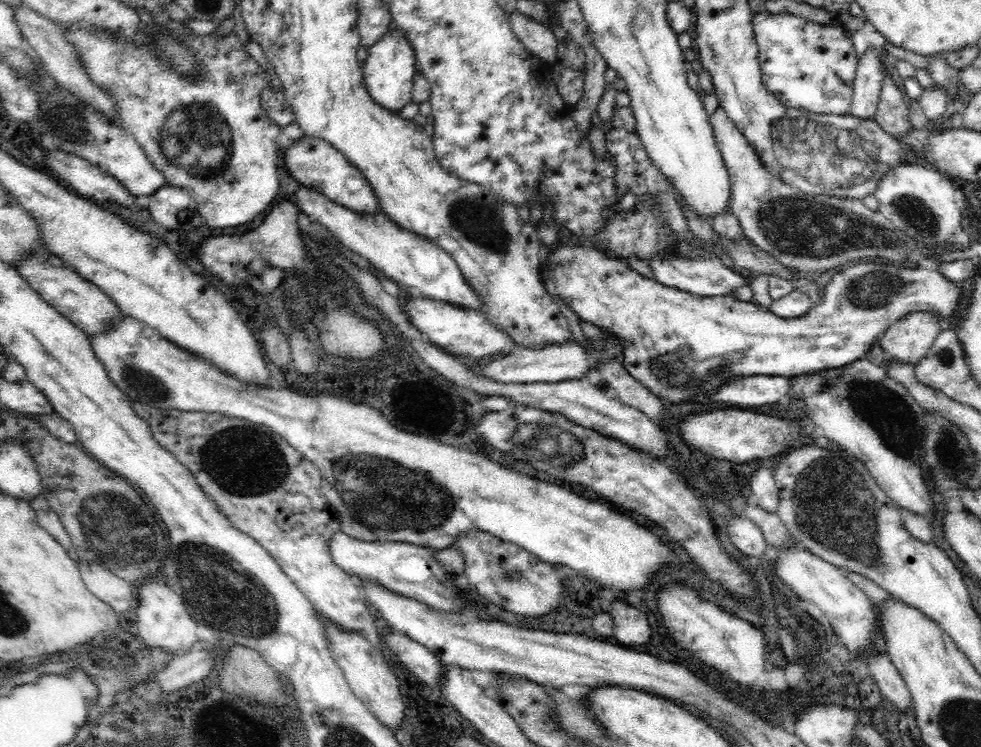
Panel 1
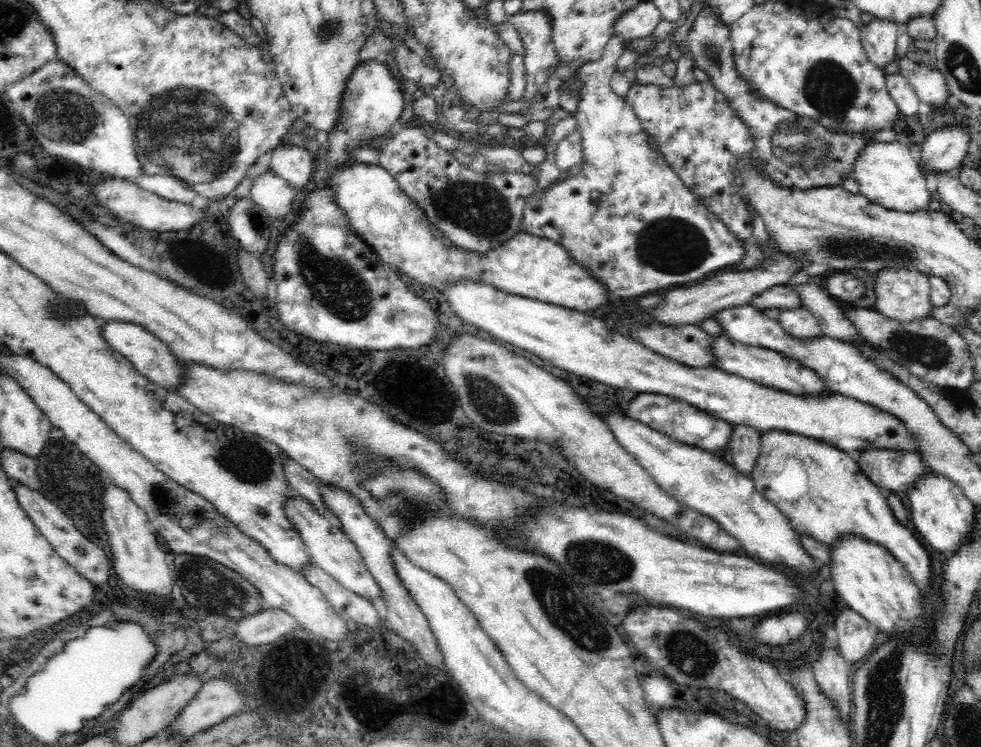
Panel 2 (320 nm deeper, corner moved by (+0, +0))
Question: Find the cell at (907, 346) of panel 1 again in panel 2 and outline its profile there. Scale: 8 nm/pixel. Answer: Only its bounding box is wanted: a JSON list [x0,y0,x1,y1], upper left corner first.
[872,267,932,322]

